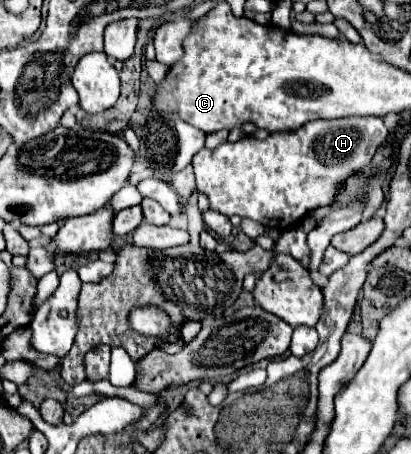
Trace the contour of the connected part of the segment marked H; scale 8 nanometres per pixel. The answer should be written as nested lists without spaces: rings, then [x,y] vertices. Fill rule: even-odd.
[[[335,118],[335,120],[315,120],[307,122],[301,128],[273,132],[267,140],[257,140],[251,136],[241,138],[239,142],[225,142],[217,146],[215,150],[203,148],[193,158],[195,178],[197,178],[197,190],[209,196],[211,208],[223,212],[225,216],[241,216],[251,218],[255,222],[265,224],[271,228],[287,230],[301,218],[305,218],[311,210],[331,204],[335,196],[335,188],[339,182],[343,182],[353,172],[365,170],[379,144],[387,138],[387,126],[383,118]]]

